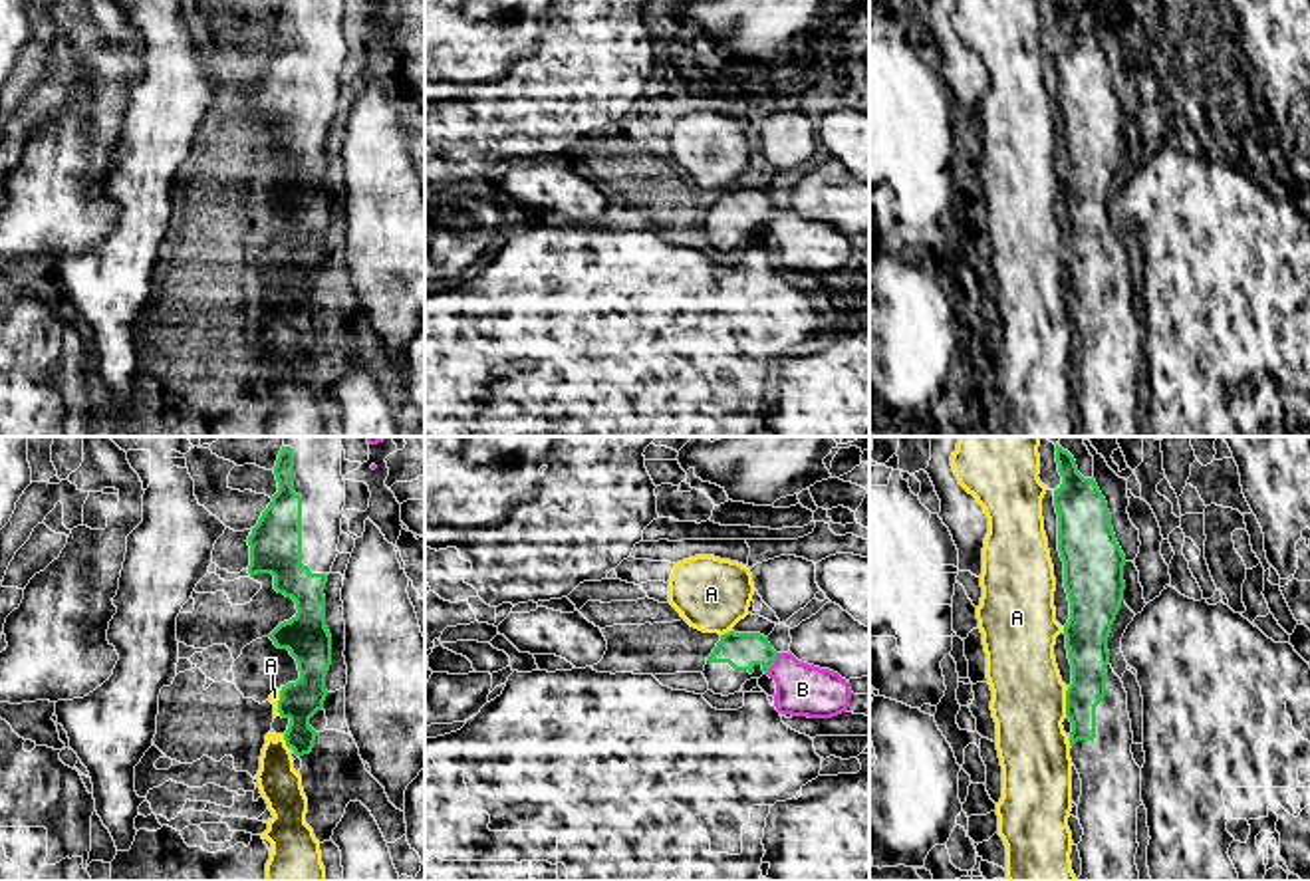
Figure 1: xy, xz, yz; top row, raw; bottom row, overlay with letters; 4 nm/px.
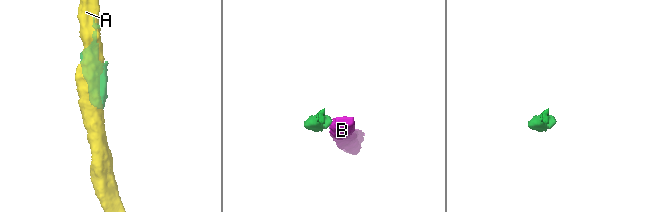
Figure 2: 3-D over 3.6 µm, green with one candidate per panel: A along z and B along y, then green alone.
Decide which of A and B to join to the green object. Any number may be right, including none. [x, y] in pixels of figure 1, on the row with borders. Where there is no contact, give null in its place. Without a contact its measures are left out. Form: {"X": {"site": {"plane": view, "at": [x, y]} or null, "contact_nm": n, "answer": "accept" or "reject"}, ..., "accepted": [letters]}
{"A": {"site": {"plane": "yz", "at": [1066, 701]}, "contact_nm": 120, "answer": "reject"}, "B": {"site": {"plane": "xz", "at": [773, 663]}, "contact_nm": 110, "answer": "reject"}, "accepted": []}

